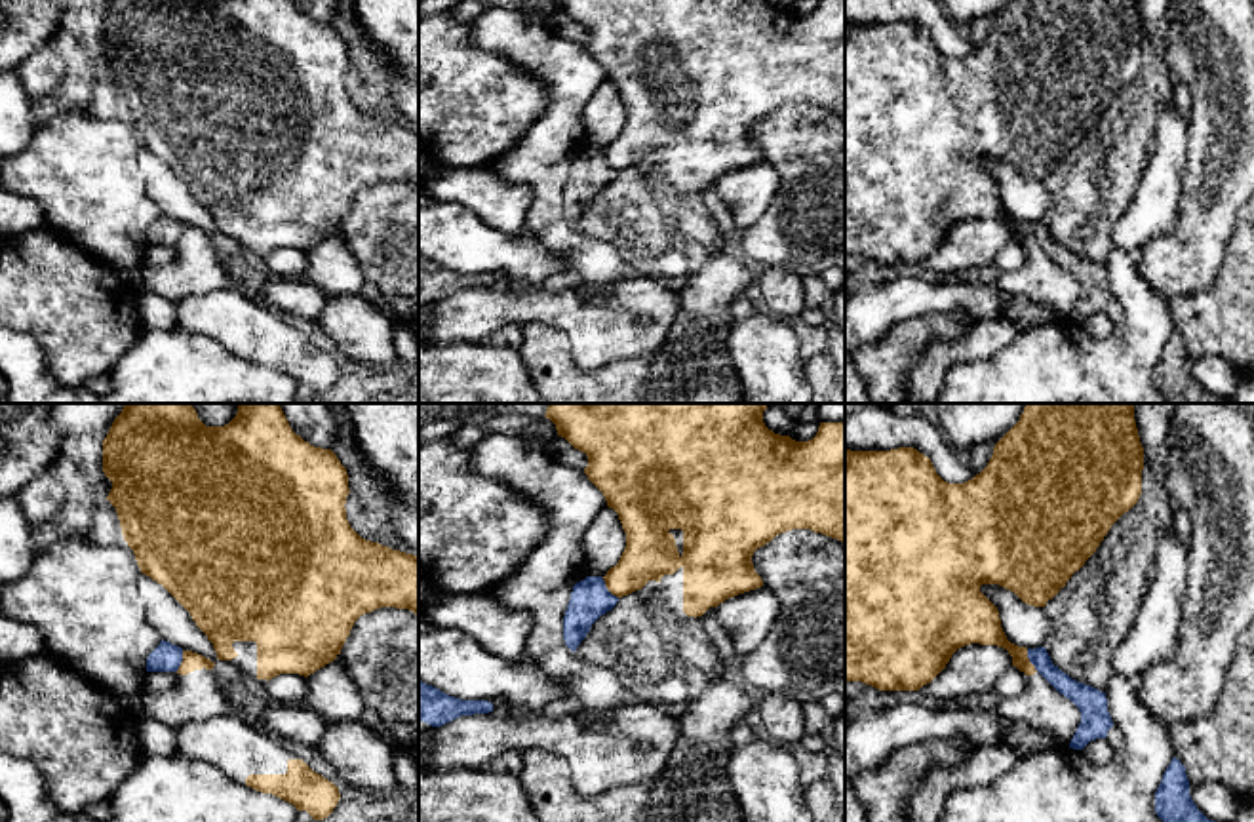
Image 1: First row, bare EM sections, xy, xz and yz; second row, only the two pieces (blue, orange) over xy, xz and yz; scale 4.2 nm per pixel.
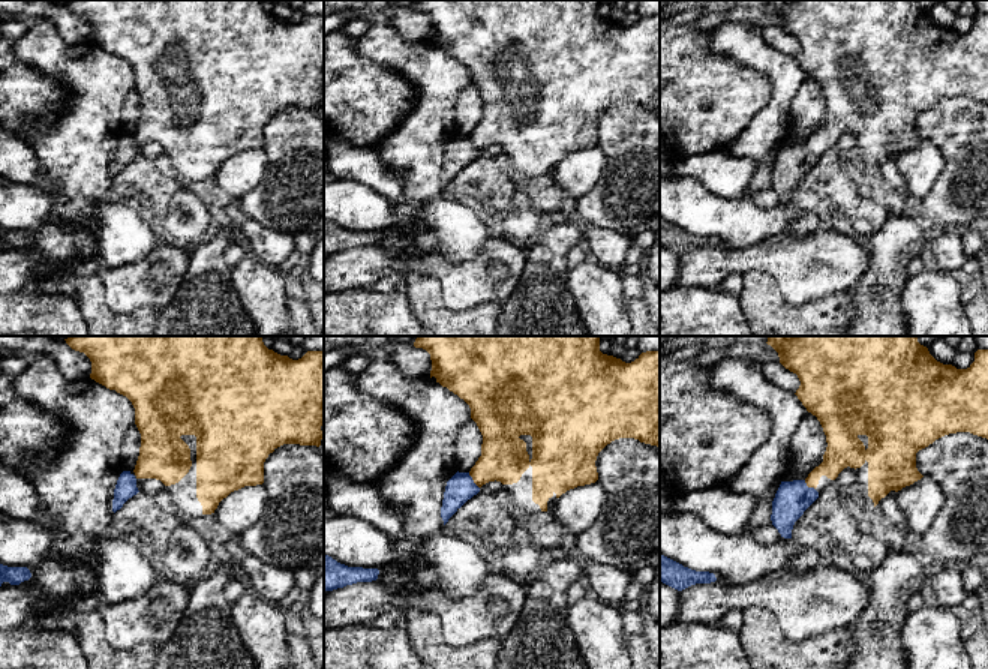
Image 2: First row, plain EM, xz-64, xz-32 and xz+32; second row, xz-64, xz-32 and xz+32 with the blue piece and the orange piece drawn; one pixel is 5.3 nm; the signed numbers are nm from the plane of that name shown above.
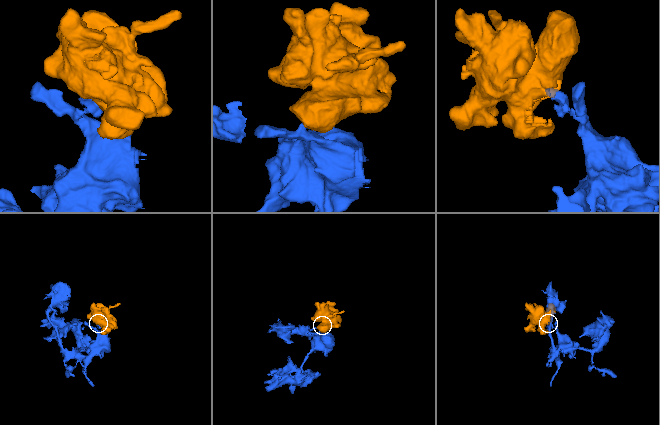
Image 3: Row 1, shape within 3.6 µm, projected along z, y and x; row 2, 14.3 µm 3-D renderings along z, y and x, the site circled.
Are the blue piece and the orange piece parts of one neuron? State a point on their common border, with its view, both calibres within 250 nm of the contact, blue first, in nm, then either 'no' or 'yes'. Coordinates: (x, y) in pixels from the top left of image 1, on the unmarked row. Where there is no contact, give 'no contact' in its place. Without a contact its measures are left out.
contact yz (1030, 234); calibres 90 and 150 nm; no

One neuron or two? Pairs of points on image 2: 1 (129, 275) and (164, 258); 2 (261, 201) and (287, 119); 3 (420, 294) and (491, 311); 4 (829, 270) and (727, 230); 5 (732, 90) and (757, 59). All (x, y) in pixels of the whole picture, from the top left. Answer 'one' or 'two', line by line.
1: one
2: one
3: one
4: two
5: two

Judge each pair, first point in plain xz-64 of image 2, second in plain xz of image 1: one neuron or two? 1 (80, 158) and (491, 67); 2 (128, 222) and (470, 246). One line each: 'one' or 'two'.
1: two
2: one

